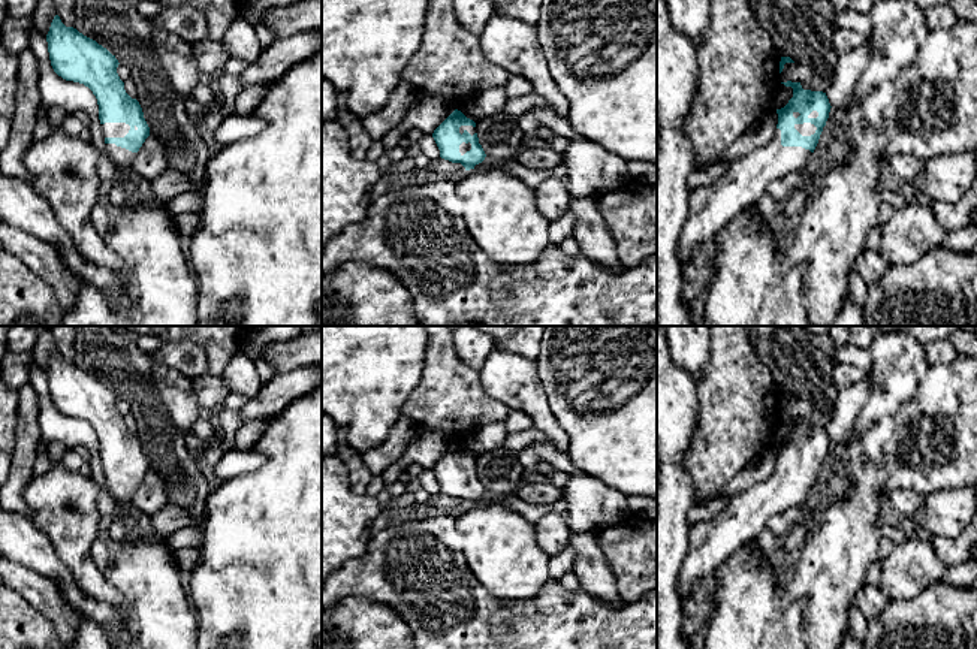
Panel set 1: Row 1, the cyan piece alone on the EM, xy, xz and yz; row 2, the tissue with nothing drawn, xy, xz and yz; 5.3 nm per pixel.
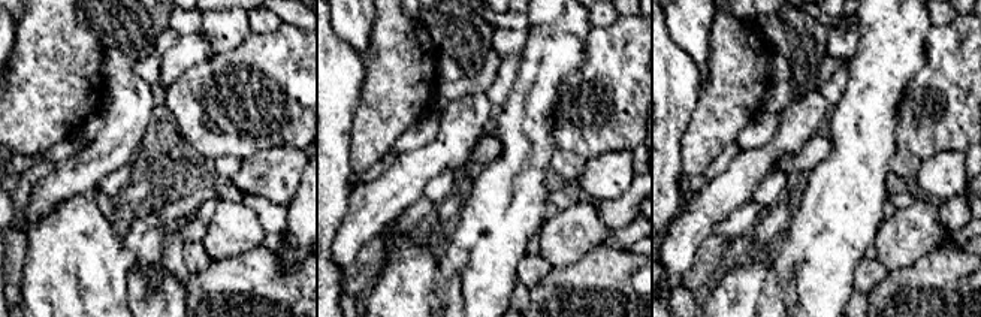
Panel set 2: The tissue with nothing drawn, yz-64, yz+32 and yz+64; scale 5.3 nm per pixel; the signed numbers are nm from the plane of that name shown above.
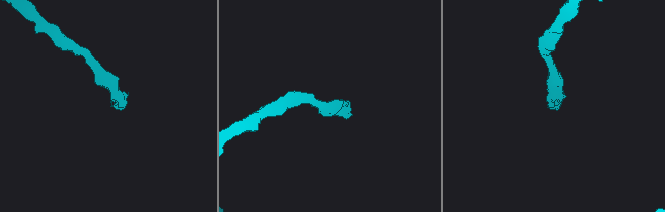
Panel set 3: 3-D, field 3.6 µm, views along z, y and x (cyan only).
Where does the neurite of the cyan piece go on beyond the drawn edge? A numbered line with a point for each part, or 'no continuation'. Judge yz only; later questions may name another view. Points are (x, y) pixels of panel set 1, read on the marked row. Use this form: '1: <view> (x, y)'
1: yz (807, 129)

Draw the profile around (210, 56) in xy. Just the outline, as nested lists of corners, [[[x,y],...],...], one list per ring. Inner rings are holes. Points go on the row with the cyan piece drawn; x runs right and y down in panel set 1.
[[[211,37],[192,45],[192,51],[200,73],[221,72],[229,60],[223,43]]]

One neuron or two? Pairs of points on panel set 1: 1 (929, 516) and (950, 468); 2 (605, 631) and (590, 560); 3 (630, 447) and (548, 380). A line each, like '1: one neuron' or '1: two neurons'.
1: two neurons
2: two neurons
3: one neuron

